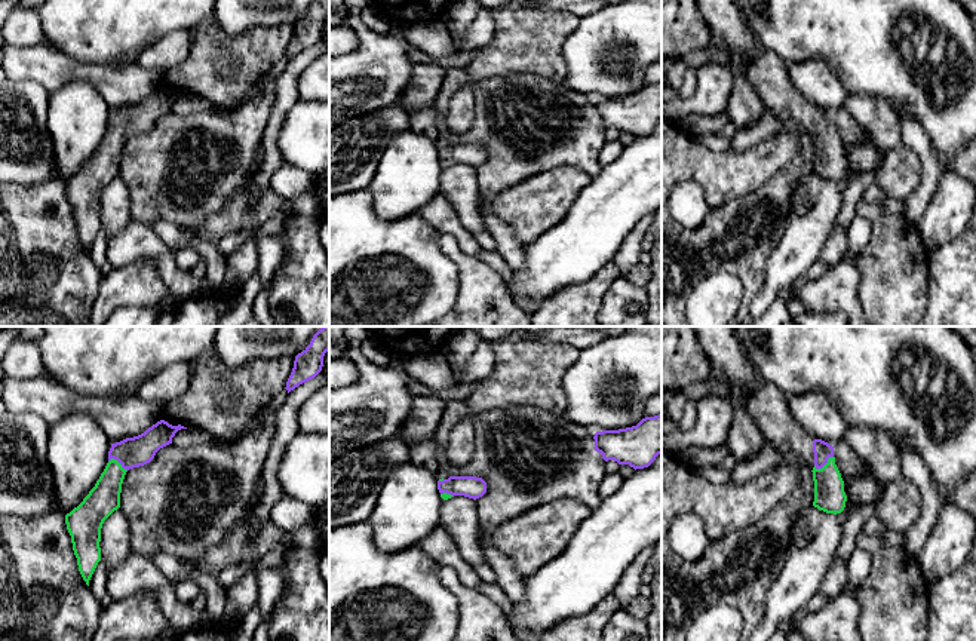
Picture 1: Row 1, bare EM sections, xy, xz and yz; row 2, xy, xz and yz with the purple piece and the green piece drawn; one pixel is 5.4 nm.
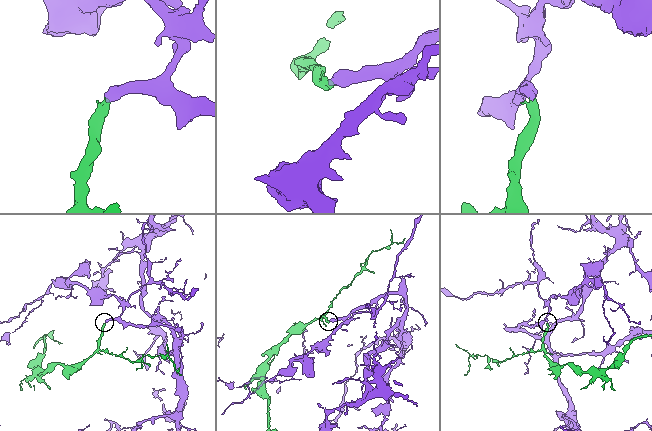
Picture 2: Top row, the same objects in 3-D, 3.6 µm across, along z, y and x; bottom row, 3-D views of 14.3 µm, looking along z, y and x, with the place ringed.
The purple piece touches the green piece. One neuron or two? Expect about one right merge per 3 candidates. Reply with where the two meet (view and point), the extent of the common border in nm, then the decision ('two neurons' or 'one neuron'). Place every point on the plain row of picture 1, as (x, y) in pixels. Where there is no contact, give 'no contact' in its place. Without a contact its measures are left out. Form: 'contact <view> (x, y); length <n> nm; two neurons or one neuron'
contact yz (823, 132); length 120 nm; one neuron

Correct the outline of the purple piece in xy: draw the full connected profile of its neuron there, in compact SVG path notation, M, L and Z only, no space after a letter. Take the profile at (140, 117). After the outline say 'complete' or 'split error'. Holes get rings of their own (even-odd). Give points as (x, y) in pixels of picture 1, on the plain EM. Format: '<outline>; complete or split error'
M160 88L138 104L111 111L108 131L95 154L77 175L65 183L79 239L88 254L101 229L102 191L120 175L120 160L126 139L150 131L160 116L172 111L172 105L181 96L187 95L172 93Z; split error

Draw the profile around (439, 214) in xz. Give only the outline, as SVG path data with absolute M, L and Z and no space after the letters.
M439 191L418 214L441 234L452 234L463 252L478 257L482 249L481 245L475 239L473 233L463 226L458 214L448 203L444 191Z

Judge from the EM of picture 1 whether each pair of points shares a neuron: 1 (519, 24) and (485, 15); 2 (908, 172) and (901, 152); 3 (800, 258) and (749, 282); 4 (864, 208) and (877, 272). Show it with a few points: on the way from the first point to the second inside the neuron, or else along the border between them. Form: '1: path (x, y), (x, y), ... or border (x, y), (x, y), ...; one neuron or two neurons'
1: border (493, 15), (493, 37), (478, 49); two neurons
2: path (904, 168), (901, 156); one neuron
3: border (777, 242), (767, 261), (764, 284), (749, 306); two neurons
4: path (880, 224), (880, 255); one neuron

